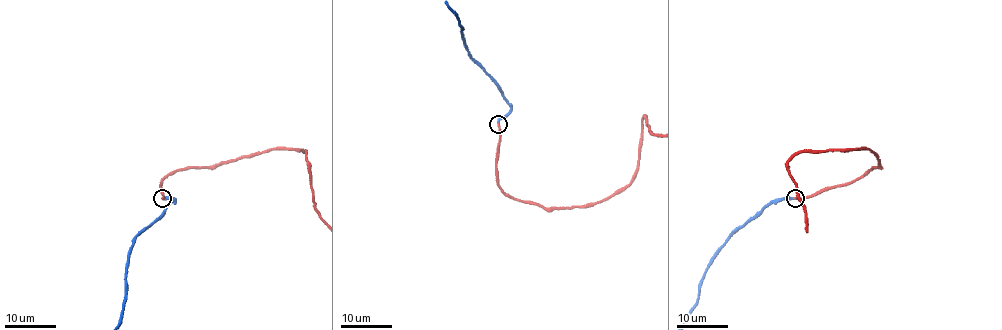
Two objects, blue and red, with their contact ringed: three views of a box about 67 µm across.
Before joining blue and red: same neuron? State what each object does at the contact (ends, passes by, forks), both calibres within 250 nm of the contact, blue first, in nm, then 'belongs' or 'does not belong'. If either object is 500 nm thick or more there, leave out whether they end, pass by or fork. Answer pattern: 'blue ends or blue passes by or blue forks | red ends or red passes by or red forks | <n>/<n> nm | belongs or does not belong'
blue ends | red ends | 220/240 nm | belongs

